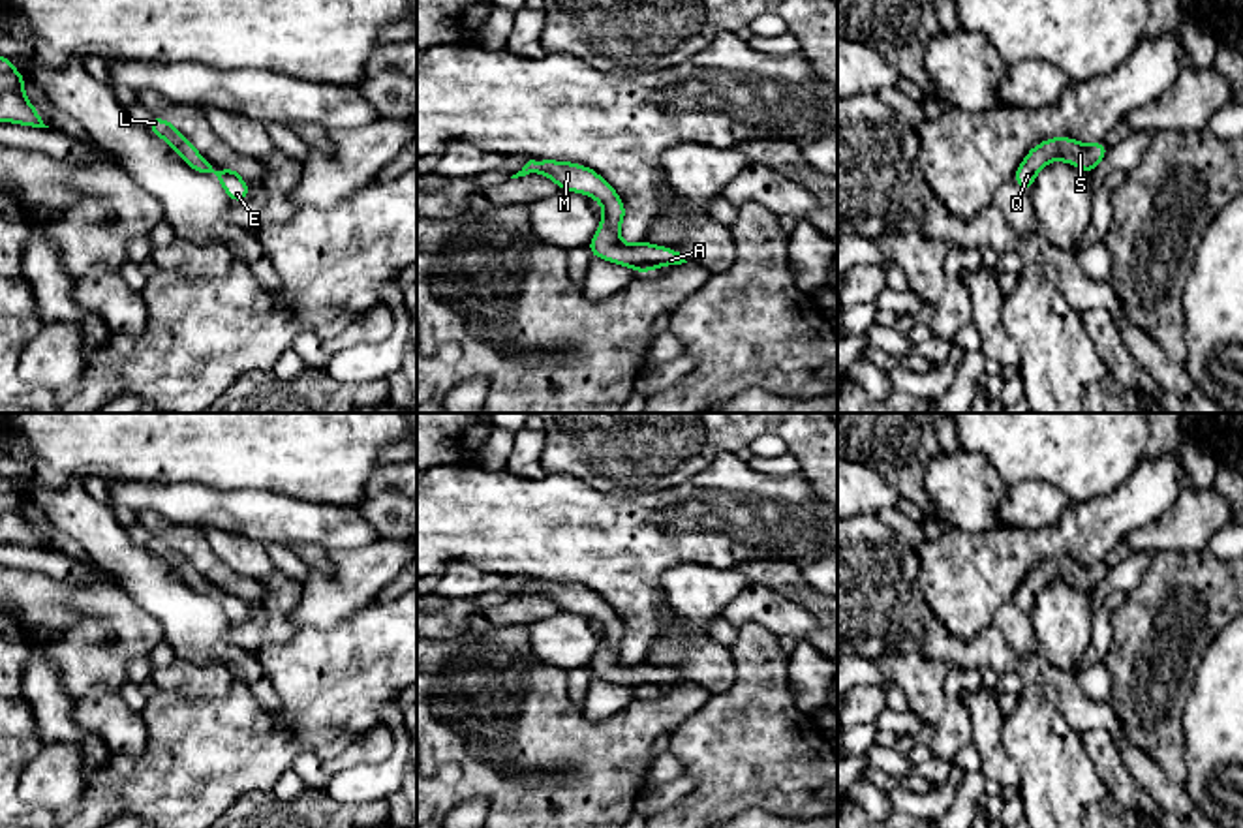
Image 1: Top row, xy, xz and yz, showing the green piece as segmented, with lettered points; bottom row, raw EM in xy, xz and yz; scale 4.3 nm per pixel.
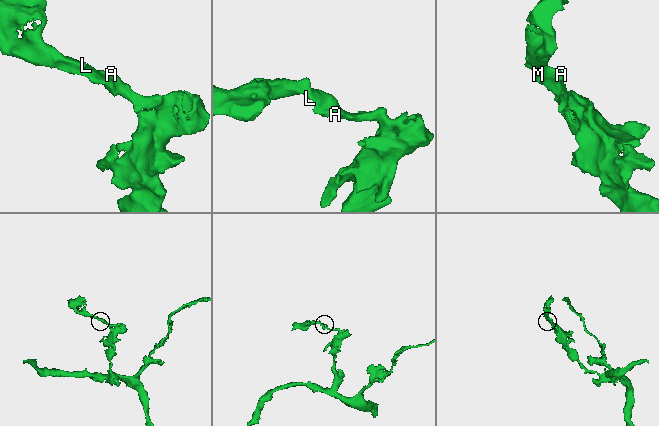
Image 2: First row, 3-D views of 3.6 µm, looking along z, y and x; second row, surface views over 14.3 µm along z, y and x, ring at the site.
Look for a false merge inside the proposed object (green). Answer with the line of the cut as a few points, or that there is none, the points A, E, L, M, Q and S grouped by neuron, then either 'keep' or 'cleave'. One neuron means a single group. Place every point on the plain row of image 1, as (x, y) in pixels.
cut none; groups A E L M Q S; keep

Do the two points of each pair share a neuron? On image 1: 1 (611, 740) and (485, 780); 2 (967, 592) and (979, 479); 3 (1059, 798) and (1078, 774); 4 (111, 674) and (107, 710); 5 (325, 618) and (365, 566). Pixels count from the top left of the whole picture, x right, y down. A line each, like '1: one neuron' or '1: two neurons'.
1: one neuron
2: two neurons
3: one neuron
4: two neurons
5: one neuron

